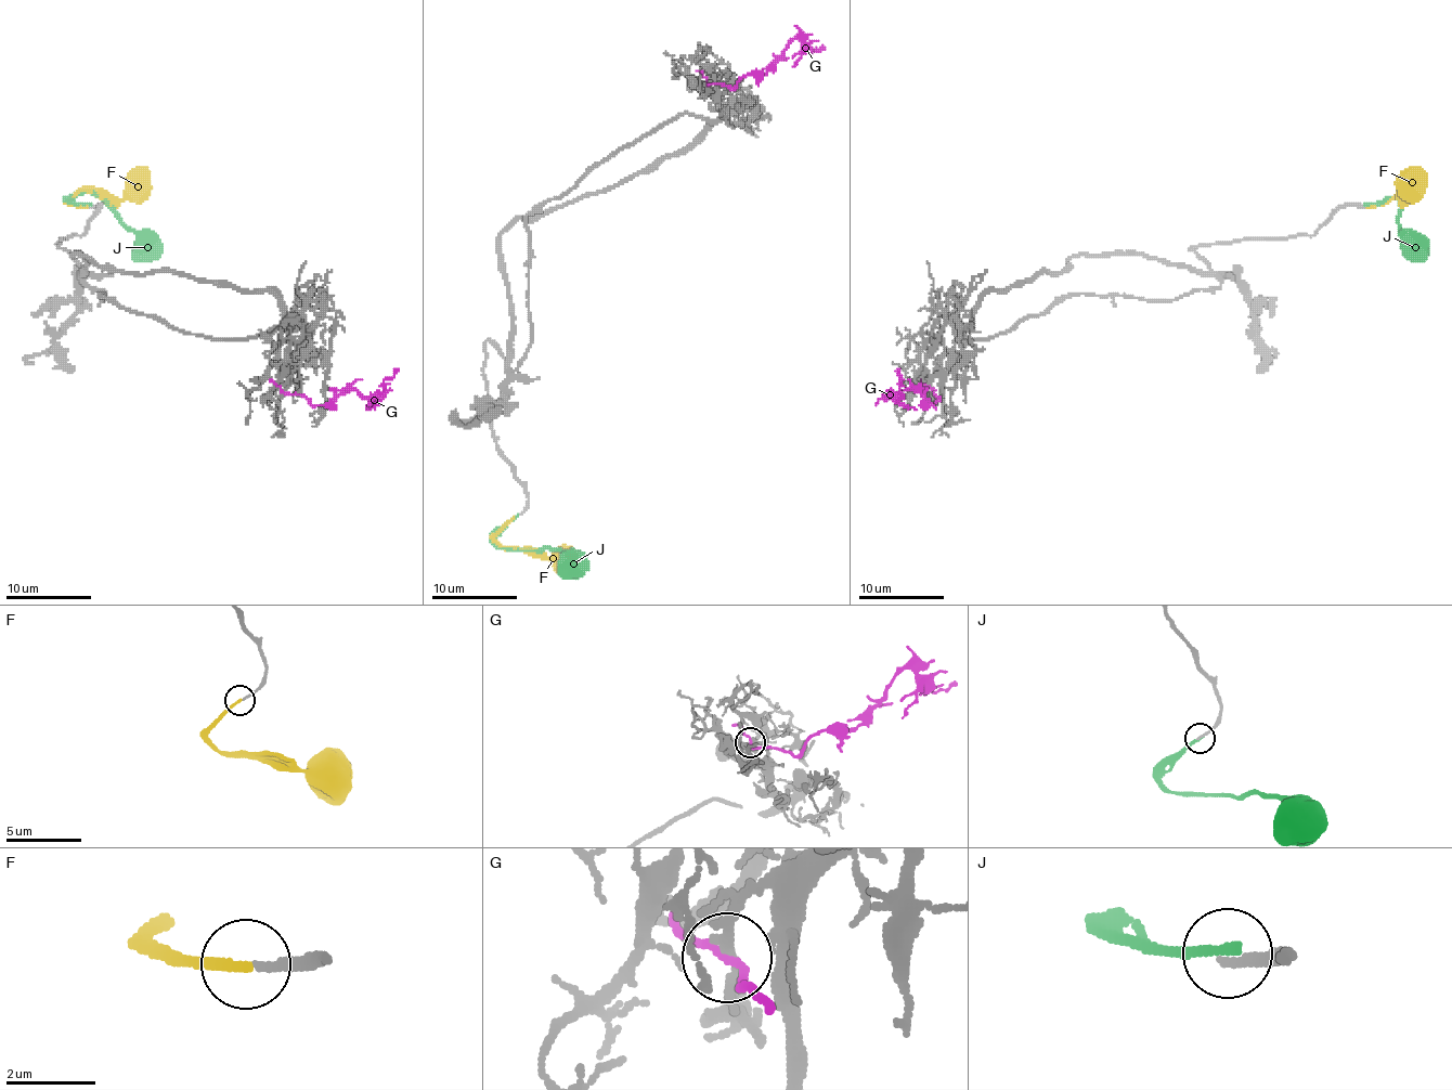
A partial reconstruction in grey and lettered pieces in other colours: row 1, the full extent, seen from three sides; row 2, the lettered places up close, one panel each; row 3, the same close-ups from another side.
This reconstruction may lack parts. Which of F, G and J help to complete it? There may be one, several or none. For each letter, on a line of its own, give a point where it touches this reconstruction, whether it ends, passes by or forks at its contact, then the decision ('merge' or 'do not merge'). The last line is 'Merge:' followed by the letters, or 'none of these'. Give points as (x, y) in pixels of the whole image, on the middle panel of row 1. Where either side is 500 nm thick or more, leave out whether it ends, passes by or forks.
F: meets grey at (513, 518); it ends there; merge
G: meets grey at (705, 80); it passes by; do not merge
J: meets grey at (516, 517); it ends there; do not merge
Merge: F

